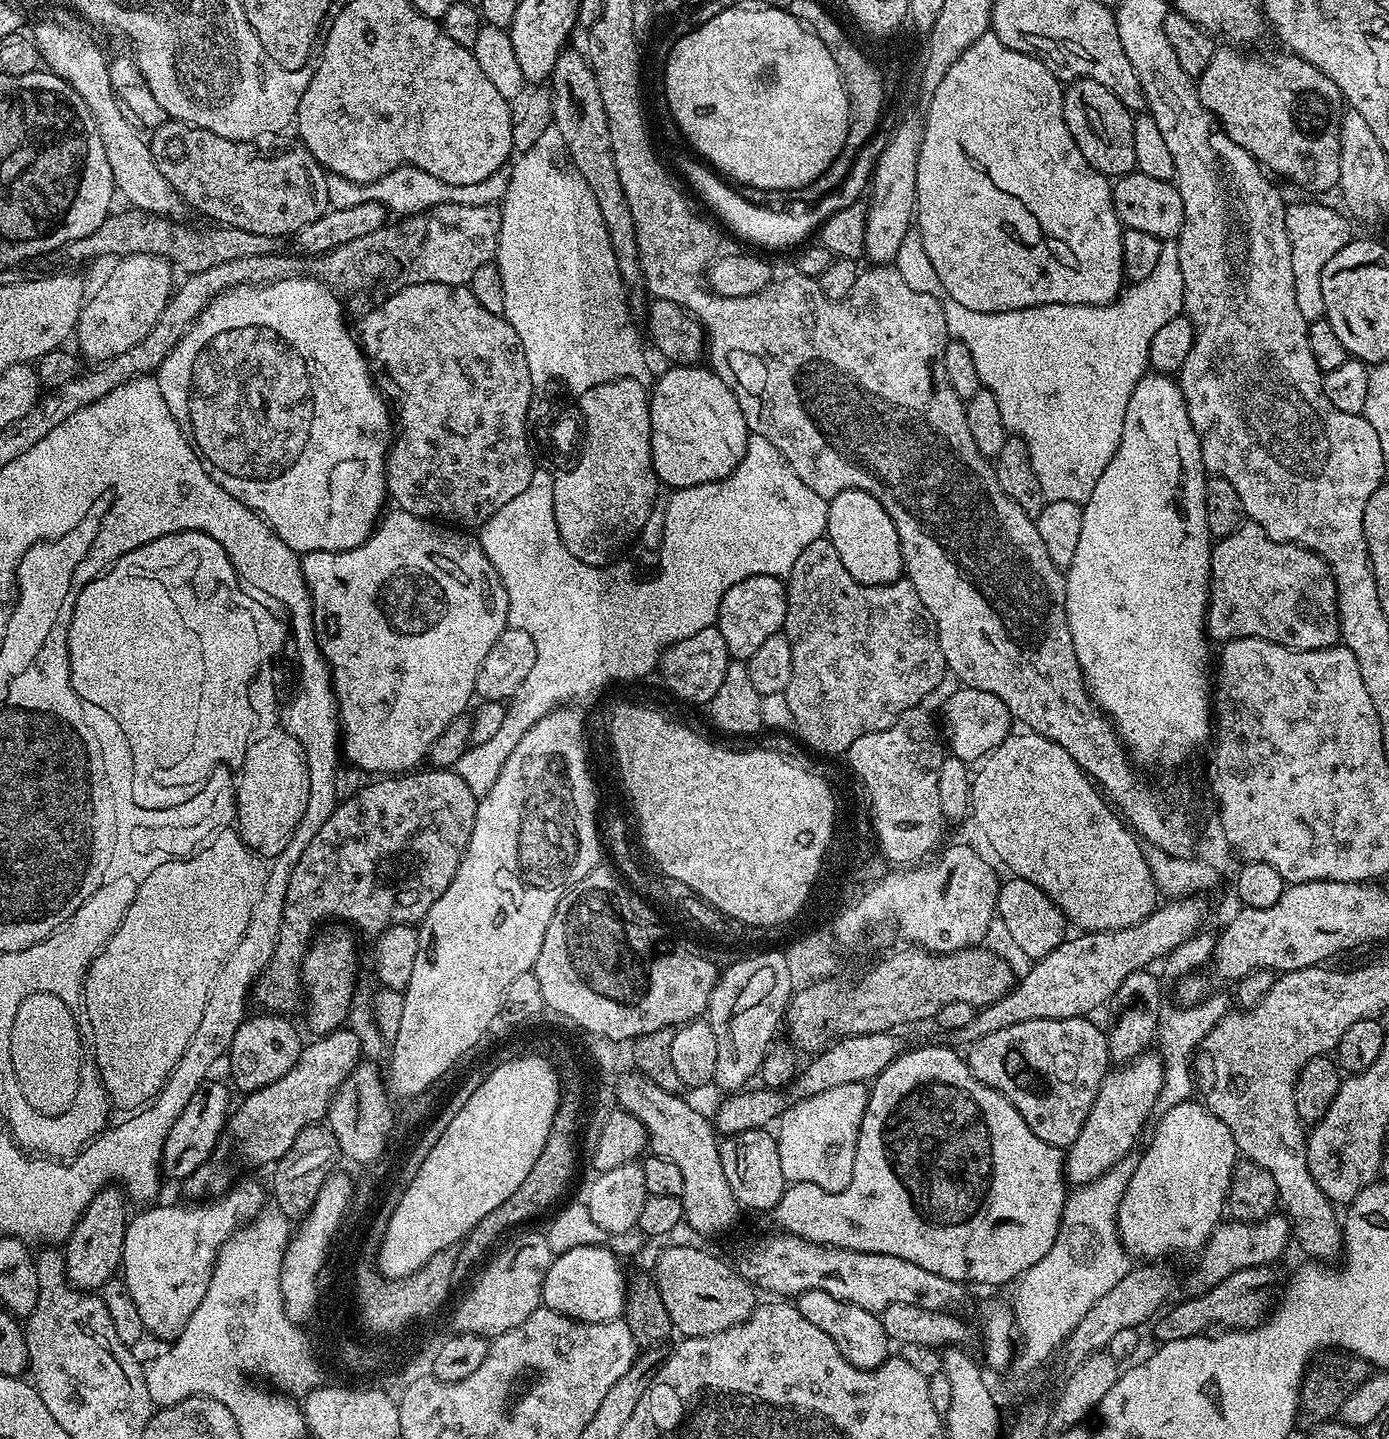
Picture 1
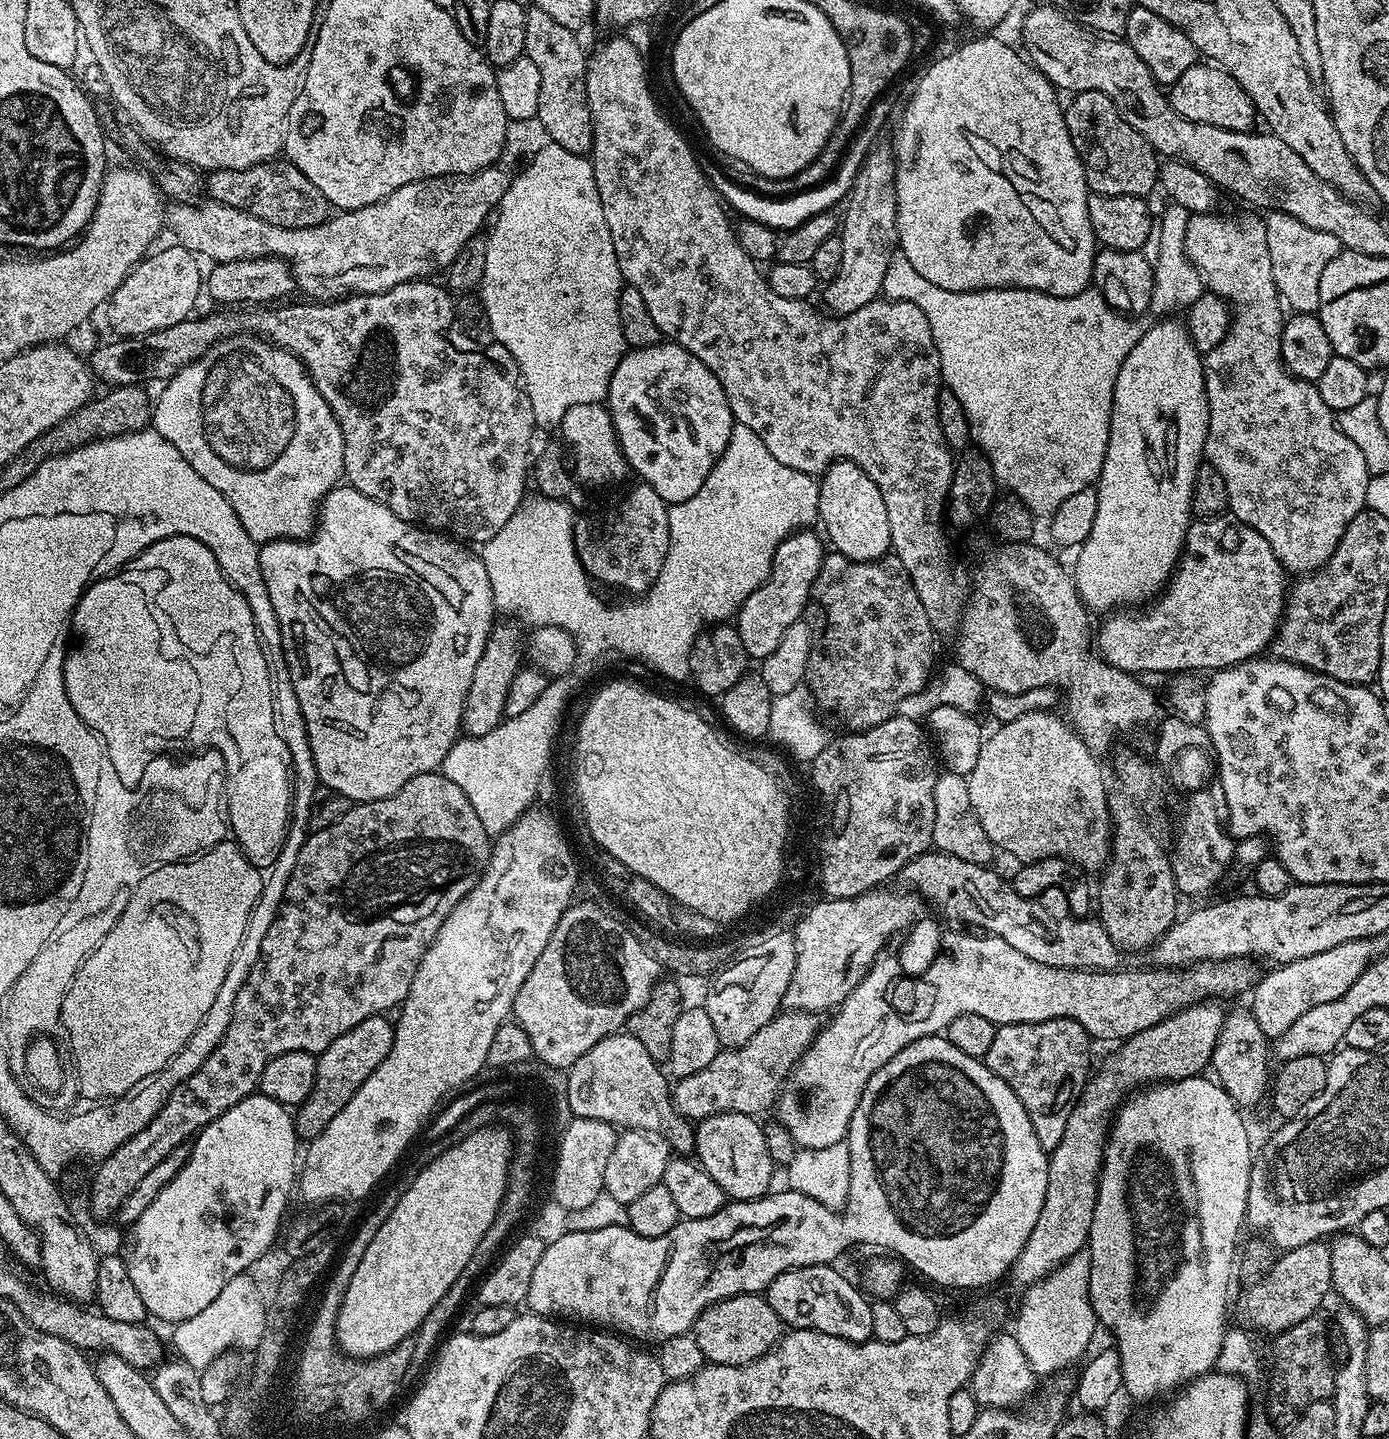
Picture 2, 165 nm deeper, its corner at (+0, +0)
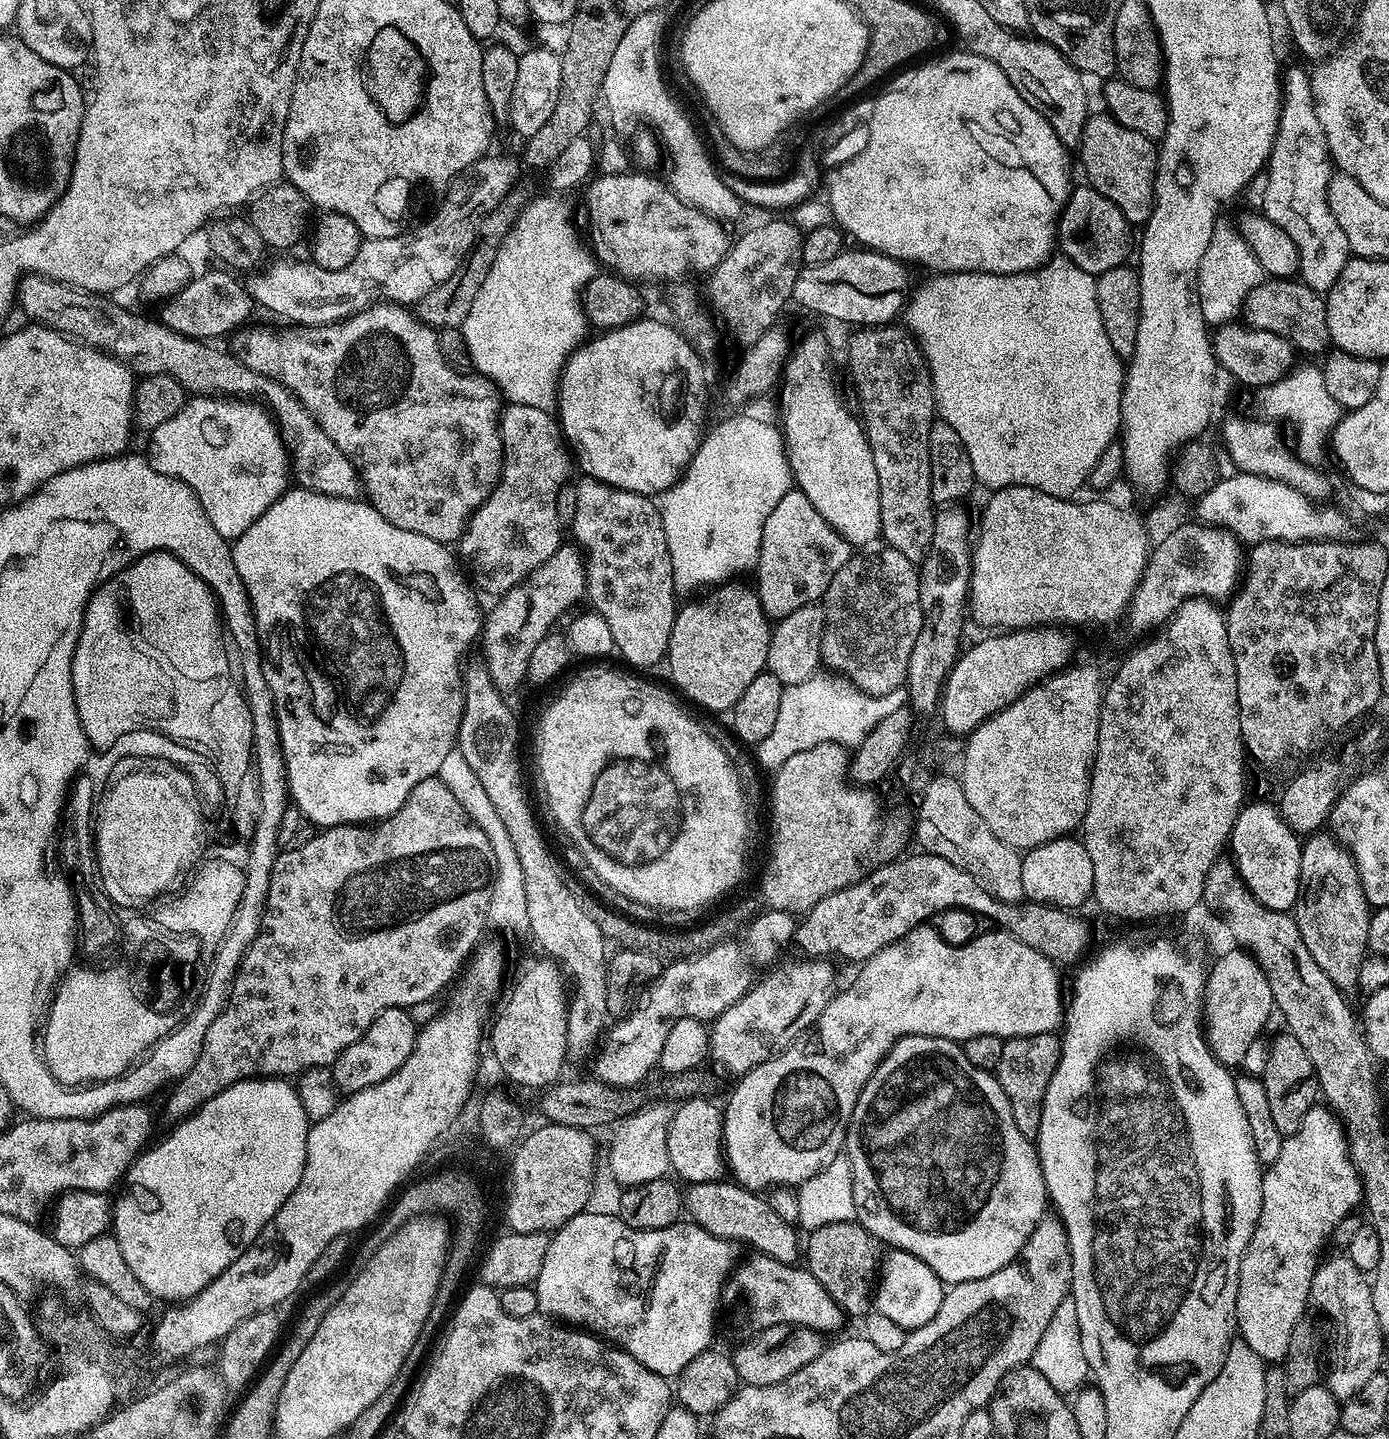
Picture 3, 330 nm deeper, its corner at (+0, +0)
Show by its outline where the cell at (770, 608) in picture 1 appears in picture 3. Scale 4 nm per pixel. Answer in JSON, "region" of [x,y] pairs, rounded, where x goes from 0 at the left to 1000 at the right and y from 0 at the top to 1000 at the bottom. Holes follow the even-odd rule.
{"region":[[[569,341],[554,354],[551,366],[549,366],[547,390],[543,395],[543,411],[547,415],[551,427],[560,432],[566,427],[572,427],[581,420],[587,420],[598,407],[600,399],[615,386],[614,379],[609,377],[586,354],[583,346],[575,341]]]}

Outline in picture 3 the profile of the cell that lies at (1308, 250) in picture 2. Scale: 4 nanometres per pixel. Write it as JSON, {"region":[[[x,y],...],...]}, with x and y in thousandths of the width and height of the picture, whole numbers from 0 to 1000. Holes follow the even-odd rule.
{"region":[[[930,47],[924,51],[923,53],[923,74],[922,76],[922,87],[919,91],[919,97],[916,99],[916,106],[913,108],[911,115],[911,123],[913,126],[910,128],[910,145],[909,149],[914,152],[917,157],[922,157],[923,160],[929,164],[932,171],[934,172],[934,179],[935,181],[935,194],[940,199],[943,199],[946,202],[951,204],[955,204],[960,199],[960,196],[963,196],[963,190],[966,190],[968,186],[970,184],[972,176],[970,169],[969,168],[969,163],[966,163],[966,157],[963,157],[963,154],[961,153],[960,149],[958,149],[958,143],[956,142],[956,127],[958,126],[960,122],[960,112],[958,107],[956,106],[956,99],[955,99],[955,93],[952,90],[952,85],[949,85],[949,79],[946,74],[946,68],[945,67],[945,57],[942,51],[938,50],[936,47]]]}

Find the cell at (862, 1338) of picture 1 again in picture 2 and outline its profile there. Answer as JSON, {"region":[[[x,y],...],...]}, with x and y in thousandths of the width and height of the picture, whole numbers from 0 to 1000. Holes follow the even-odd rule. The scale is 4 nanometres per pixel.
{"region":[[[587,878],[560,885],[551,896],[551,903],[554,910],[560,913],[562,921],[568,924],[582,923],[592,927],[600,927],[616,934],[622,934],[629,931],[629,912],[626,901],[617,893],[616,895],[602,880]]]}

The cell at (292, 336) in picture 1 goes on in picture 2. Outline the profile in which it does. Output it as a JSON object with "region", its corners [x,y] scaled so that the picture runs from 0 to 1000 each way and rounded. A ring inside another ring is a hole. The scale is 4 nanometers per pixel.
{"region":[[[171,232],[158,236],[140,252],[128,257],[128,260],[125,260],[116,270],[118,270],[116,271],[115,276],[112,276],[111,278],[109,297],[117,302],[120,307],[125,309],[128,315],[131,315],[131,318],[134,318],[134,321],[137,321],[137,324],[140,324],[140,327],[143,327],[143,329],[145,329],[145,332],[148,332],[148,335],[151,335],[151,338],[154,338],[154,341],[157,341],[160,346],[166,349],[168,357],[171,357],[171,363],[174,363],[174,368],[177,368],[177,371],[186,379],[193,378],[196,375],[222,375],[229,363],[230,350],[233,348],[233,344],[243,338],[248,330],[248,305],[235,277],[229,274],[225,262],[219,256],[219,252],[212,245],[200,242],[186,233]]]}

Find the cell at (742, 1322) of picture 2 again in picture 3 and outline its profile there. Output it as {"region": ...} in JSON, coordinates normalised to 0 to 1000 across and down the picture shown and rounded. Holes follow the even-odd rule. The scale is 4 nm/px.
{"region":[[[561,920],[551,924],[539,928],[536,932],[526,940],[527,949],[530,953],[530,958],[533,962],[557,963],[569,955],[577,952],[580,946],[585,946],[593,936],[591,926],[585,923],[578,923],[574,920]]]}

